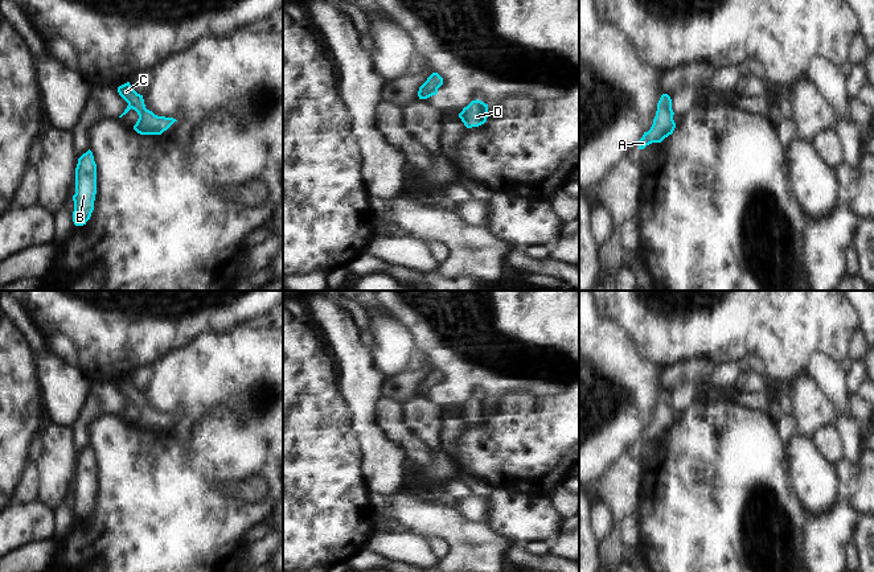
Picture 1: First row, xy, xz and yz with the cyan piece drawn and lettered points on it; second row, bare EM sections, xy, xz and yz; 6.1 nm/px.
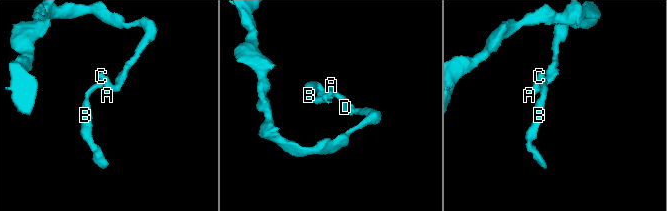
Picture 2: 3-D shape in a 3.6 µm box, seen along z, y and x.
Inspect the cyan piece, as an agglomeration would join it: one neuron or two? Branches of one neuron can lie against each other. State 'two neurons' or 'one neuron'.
two neurons

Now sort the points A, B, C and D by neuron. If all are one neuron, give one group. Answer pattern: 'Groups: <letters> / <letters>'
Groups: A C D / B.

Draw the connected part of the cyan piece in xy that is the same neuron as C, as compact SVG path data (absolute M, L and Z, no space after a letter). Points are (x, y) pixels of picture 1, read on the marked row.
M130 82L118 87L119 95L135 110L139 115L134 129L140 135L161 135L175 122L173 118L157 116L145 108L143 95L138 94Z

